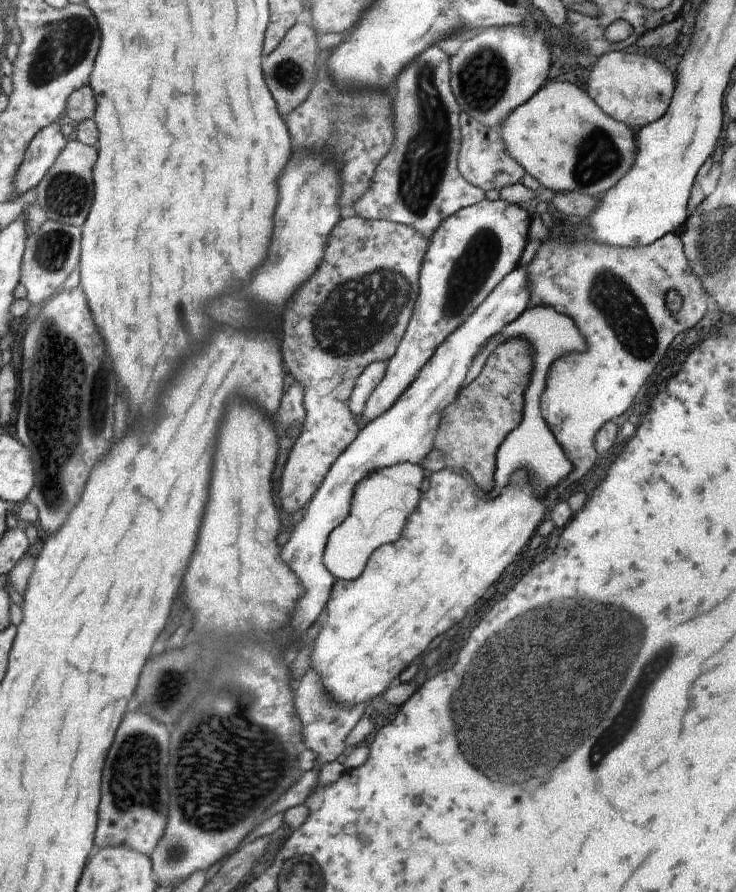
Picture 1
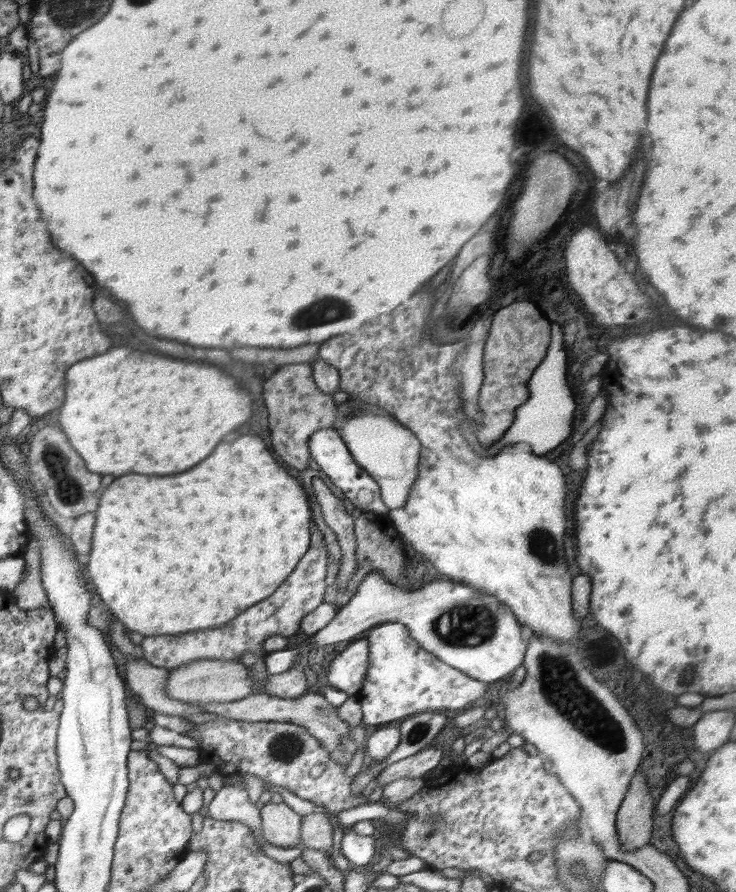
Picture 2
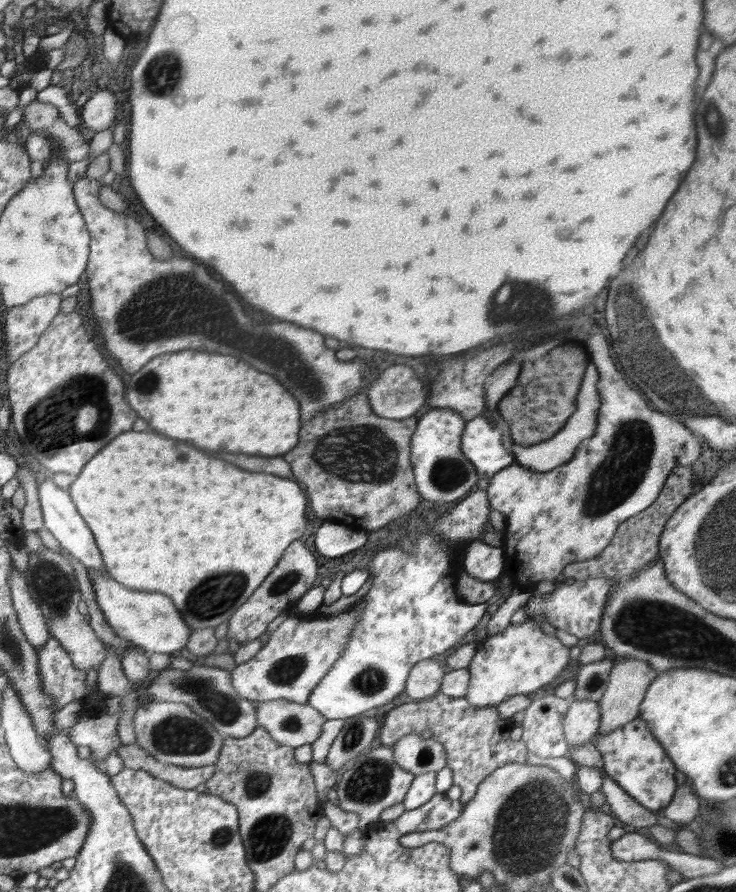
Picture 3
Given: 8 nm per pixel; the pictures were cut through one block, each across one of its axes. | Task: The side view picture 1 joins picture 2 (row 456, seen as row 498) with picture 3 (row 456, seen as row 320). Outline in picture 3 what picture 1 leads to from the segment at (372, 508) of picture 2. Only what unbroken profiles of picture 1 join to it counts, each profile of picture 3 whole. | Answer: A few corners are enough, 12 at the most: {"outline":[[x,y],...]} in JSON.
{"outline":[[480,414],[466,423],[460,448],[481,476],[515,462],[500,429]]}

